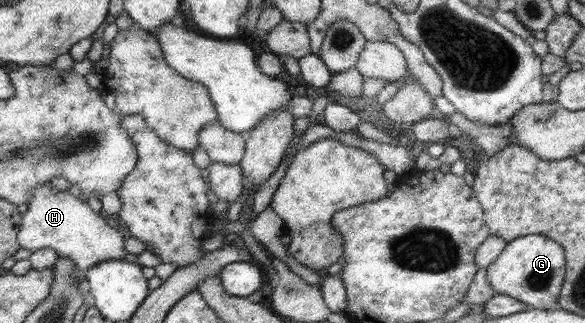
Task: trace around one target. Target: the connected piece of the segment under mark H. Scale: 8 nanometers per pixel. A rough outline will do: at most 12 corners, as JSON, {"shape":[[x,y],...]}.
{"shape":[[37,184],[21,249],[49,248],[82,274],[131,259],[123,235],[86,201]]}

